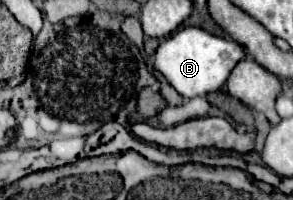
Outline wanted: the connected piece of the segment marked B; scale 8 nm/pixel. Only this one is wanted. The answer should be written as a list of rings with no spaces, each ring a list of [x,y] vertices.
[[[183,27],[179,31],[175,31],[173,35],[169,35],[157,47],[153,67],[165,75],[165,79],[171,83],[171,87],[183,99],[191,99],[191,97],[219,91],[225,85],[225,81],[227,81],[229,73],[233,71],[233,67],[237,65],[237,61],[241,61],[243,57],[245,57],[243,47],[239,43],[235,43],[233,39],[215,37],[199,27]]]

